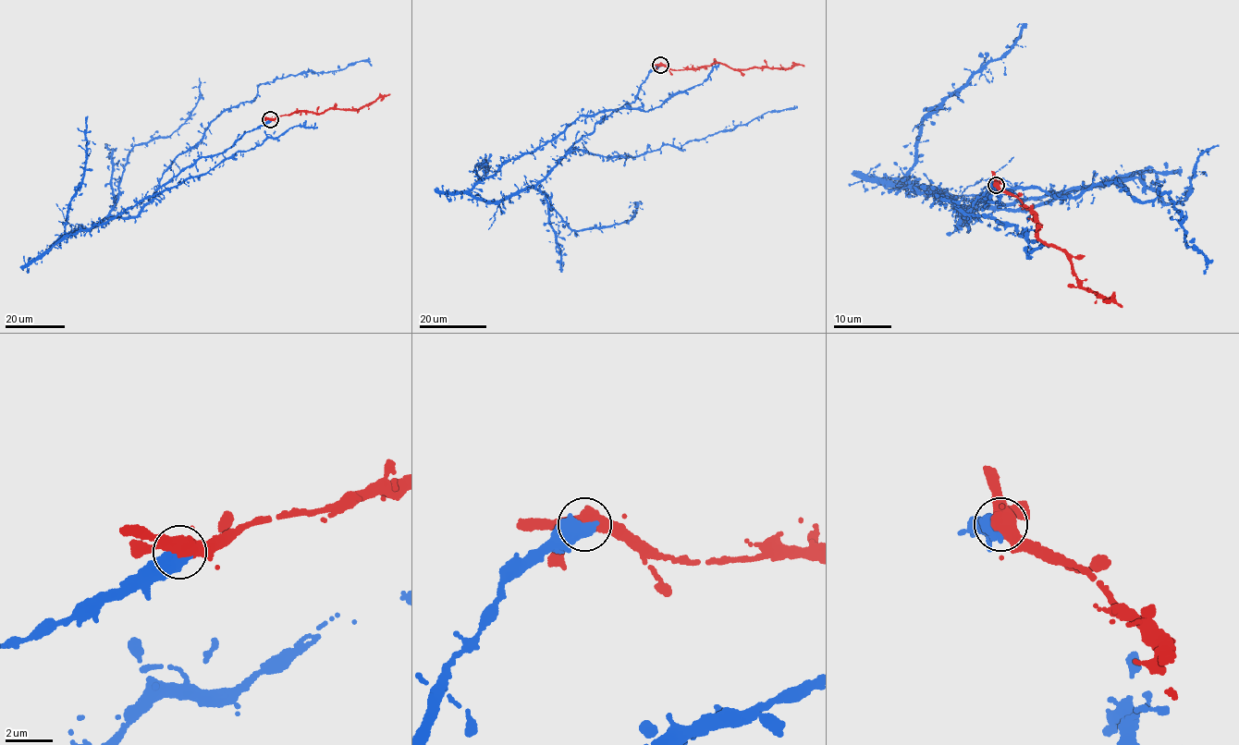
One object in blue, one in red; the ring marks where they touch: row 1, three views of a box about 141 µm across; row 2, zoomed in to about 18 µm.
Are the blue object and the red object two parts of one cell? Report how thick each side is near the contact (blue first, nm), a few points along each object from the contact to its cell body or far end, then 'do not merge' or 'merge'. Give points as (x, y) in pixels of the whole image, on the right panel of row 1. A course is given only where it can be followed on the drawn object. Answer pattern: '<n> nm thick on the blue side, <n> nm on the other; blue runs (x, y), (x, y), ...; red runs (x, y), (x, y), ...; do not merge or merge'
600 nm thick on the blue side, 480 nm on the other; blue runs (996, 185), (999, 201), (987, 189), (957, 227), (971, 213), (940, 187), (901, 185), (1043, 244), (1025, 246); red runs (996, 185), (1019, 198), (1039, 222), (1041, 241), (1064, 252), (1083, 287), (1122, 307); do not merge

